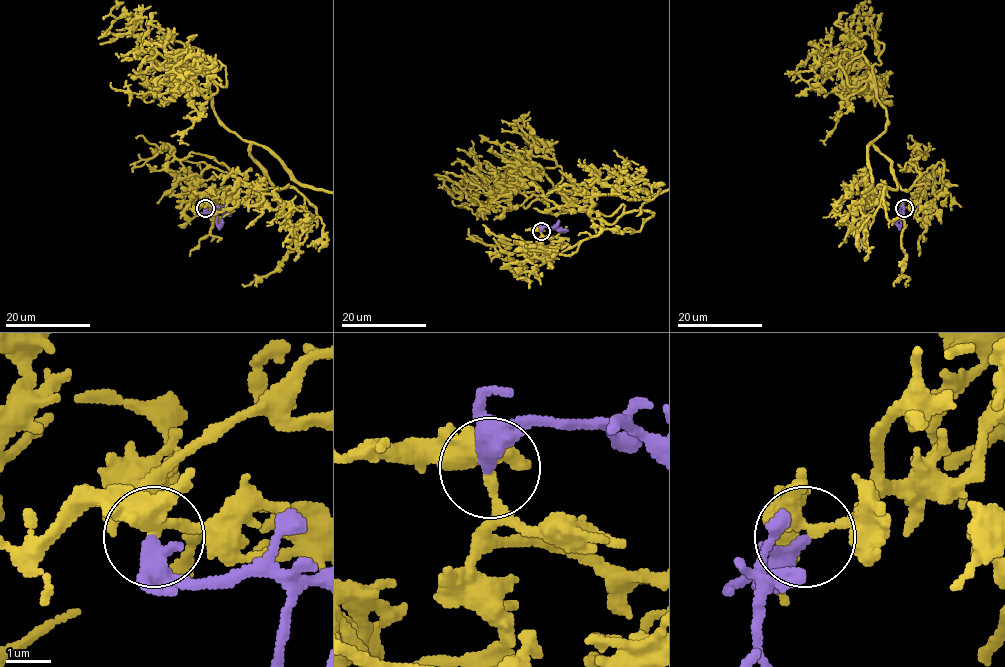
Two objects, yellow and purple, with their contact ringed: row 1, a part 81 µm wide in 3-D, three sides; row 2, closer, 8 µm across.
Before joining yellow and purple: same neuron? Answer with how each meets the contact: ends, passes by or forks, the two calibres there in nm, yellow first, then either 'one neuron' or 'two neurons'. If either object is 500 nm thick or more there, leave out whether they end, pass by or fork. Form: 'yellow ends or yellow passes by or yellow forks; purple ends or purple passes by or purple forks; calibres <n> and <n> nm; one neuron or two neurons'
yellow forks; purple ends; calibres 260 and 400 nm; one neuron

